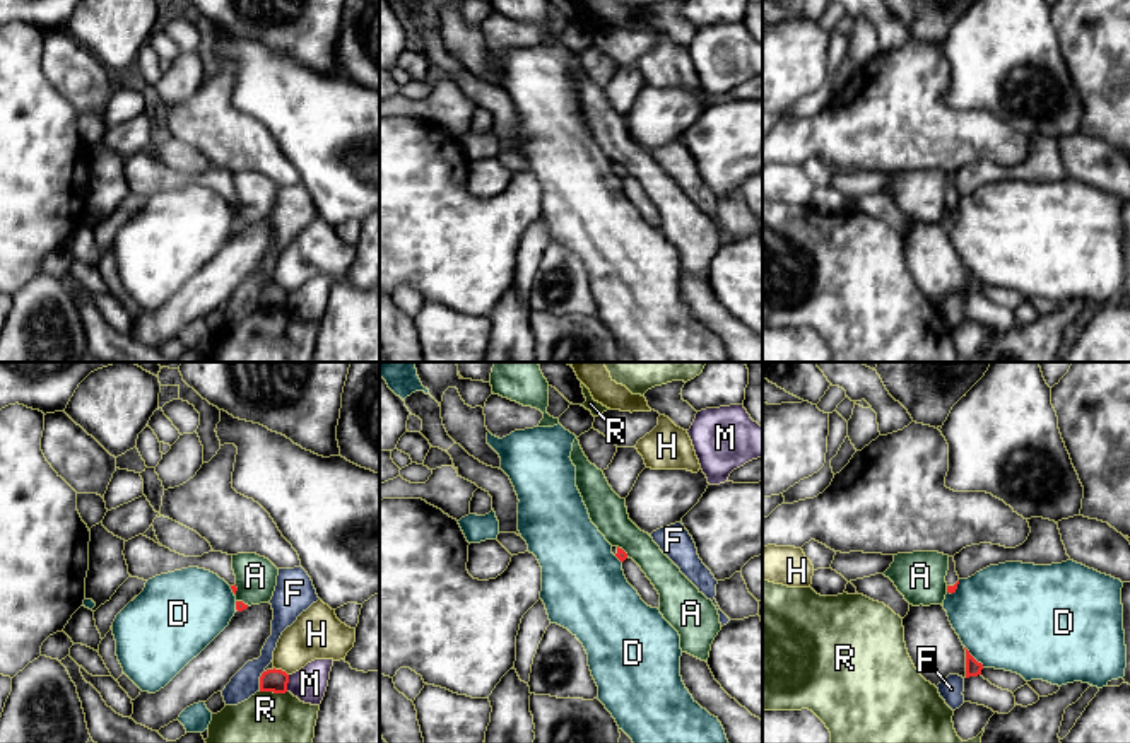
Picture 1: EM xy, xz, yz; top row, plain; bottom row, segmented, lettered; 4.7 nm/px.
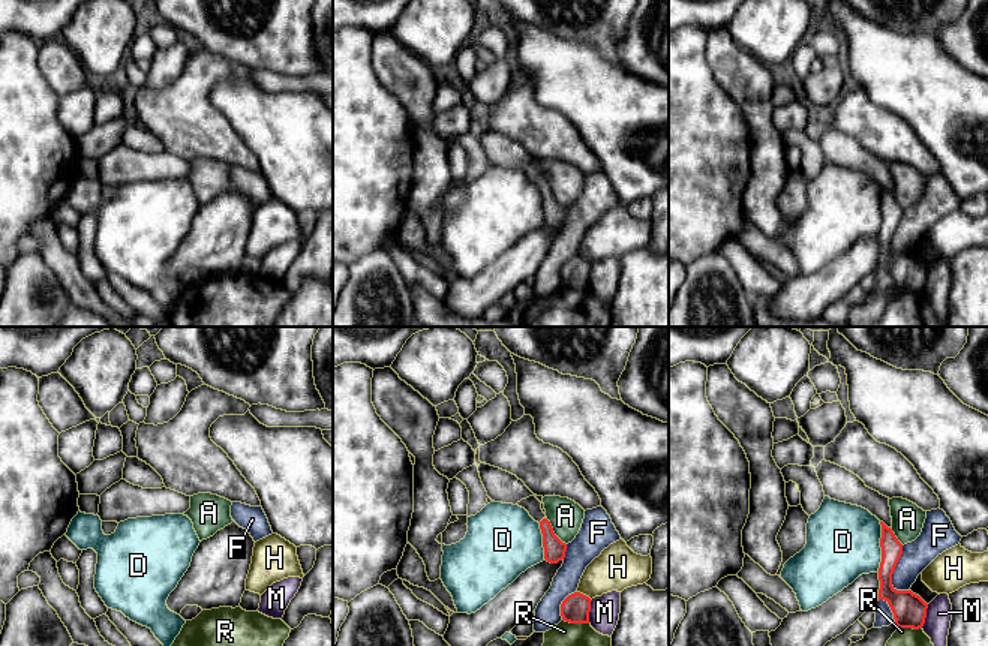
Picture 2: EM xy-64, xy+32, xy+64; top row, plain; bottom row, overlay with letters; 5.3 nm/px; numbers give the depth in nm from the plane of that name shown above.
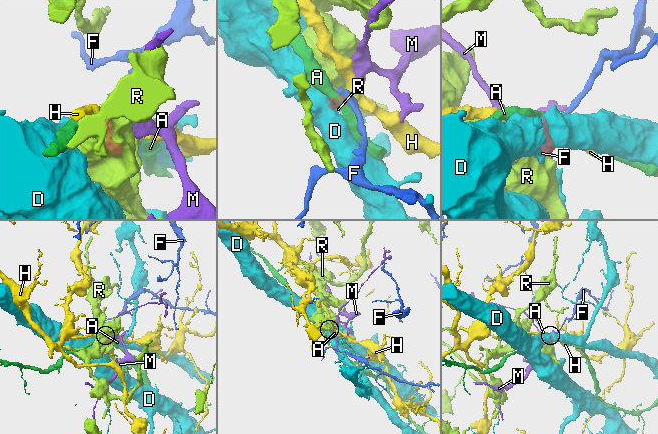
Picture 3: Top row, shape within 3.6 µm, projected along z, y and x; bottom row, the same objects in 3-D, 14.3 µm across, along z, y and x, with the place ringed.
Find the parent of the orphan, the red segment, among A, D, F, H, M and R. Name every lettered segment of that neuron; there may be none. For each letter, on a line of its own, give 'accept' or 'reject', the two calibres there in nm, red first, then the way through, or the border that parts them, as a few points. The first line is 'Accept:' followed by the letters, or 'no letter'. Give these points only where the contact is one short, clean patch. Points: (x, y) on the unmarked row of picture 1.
Accept: no letter
A: reject | 50/190 nm | along xy (236, 217), (248, 222)
D: reject | 80/480 nm | along yz (965, 263), (983, 284)
F: reject | 110/130 nm | along xy (264, 287), (258, 308)
H: reject | 110/240 nm | along xy (274, 284), (288, 292)
M: reject | 110/160 nm | along xy (289, 292), (286, 308)
R: reject | 110/440 nm | along xy (260, 308), (286, 310)

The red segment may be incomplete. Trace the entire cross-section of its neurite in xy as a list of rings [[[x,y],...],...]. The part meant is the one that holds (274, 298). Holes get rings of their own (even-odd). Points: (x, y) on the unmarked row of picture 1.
[[[267,287],[260,294],[260,309],[285,311],[289,292],[282,287]]]

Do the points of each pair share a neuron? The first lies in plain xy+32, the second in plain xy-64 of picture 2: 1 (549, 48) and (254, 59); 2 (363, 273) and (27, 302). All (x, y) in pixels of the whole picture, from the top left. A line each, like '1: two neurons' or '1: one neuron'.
1: two neurons
2: one neuron

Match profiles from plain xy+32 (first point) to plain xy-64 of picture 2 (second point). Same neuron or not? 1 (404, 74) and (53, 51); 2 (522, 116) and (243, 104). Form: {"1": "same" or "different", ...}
{"1": "same", "2": "different"}

